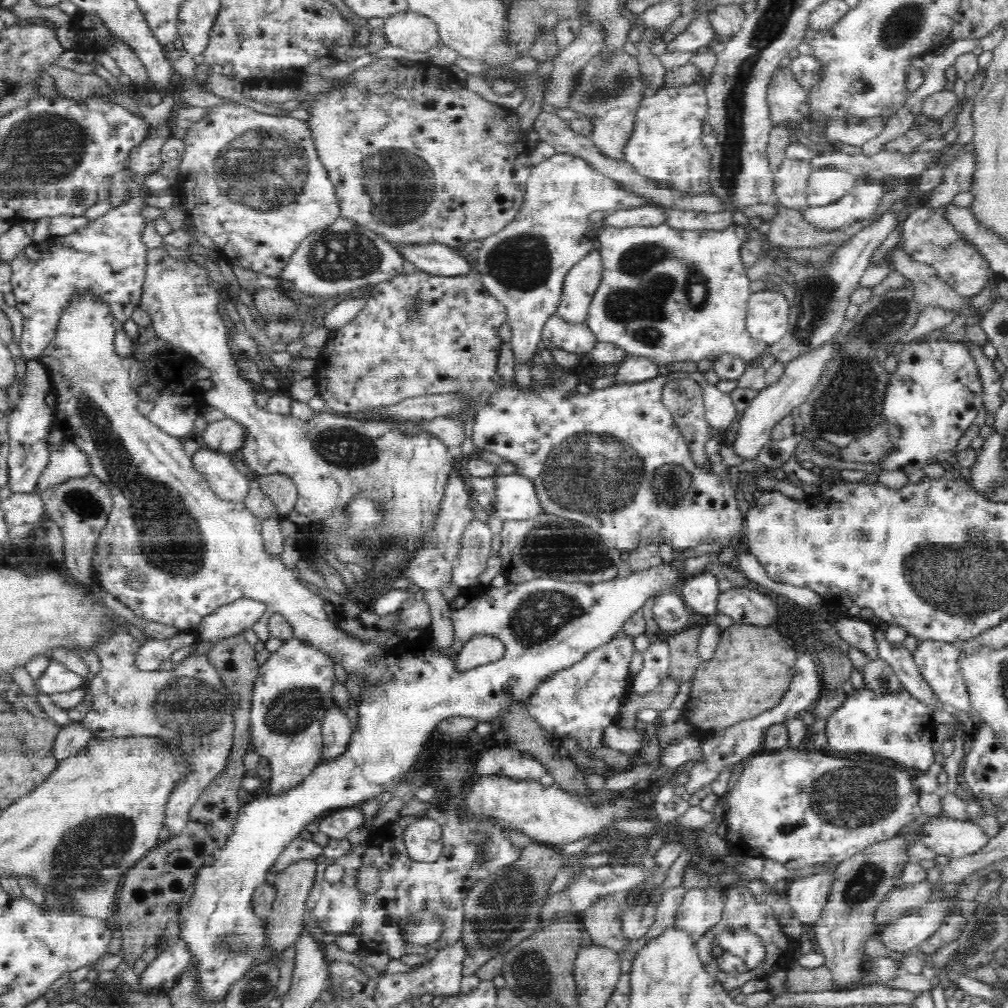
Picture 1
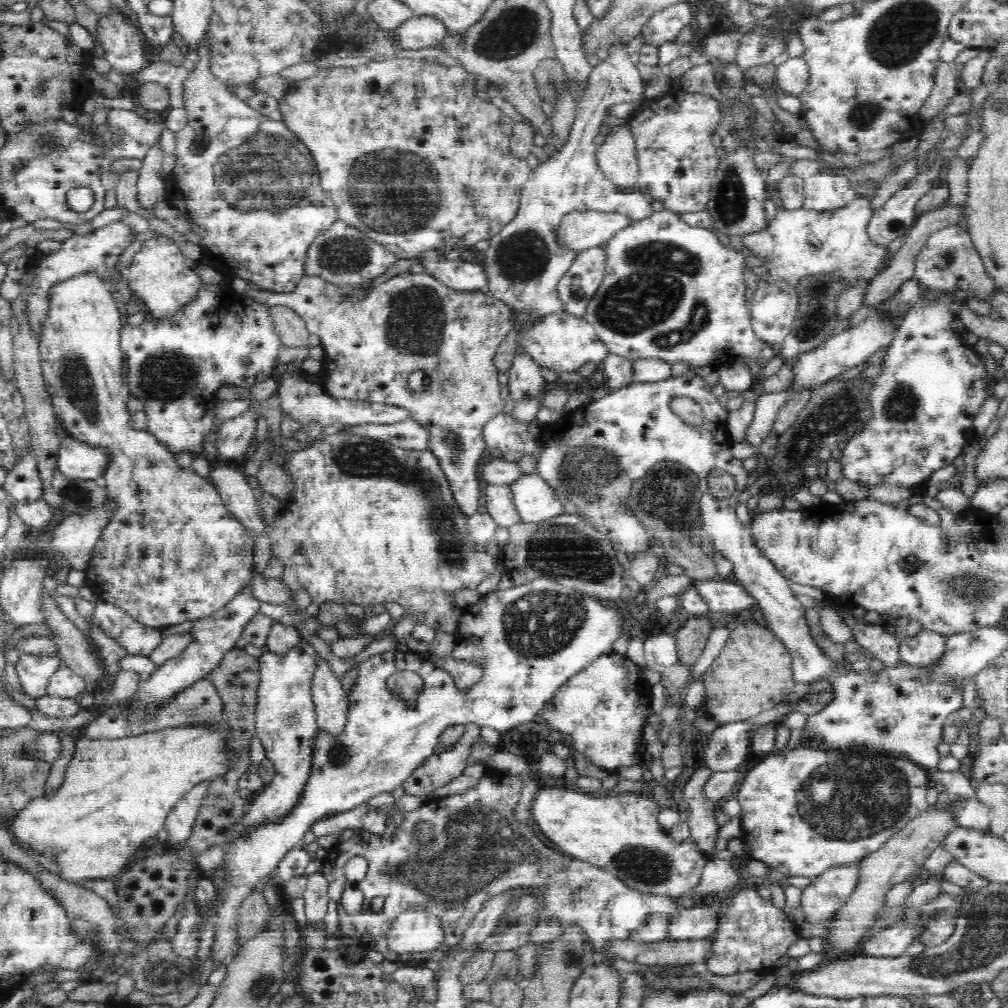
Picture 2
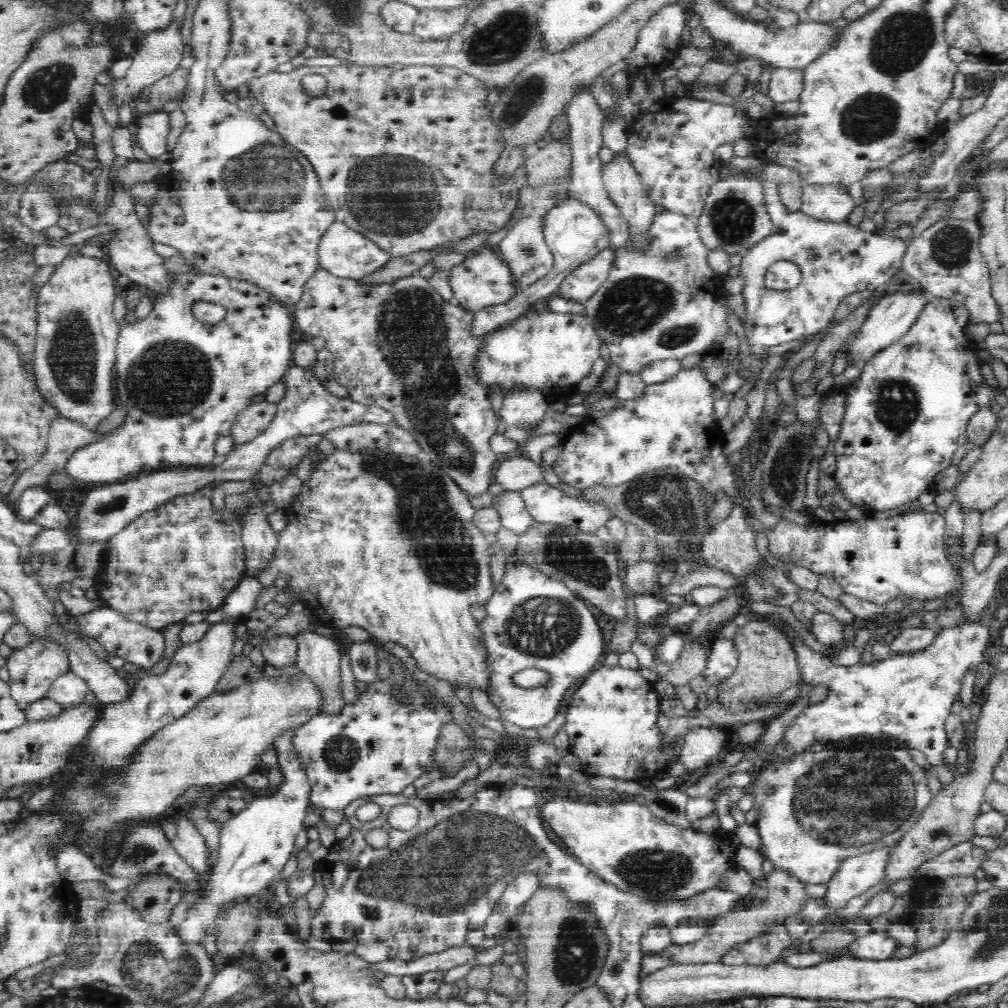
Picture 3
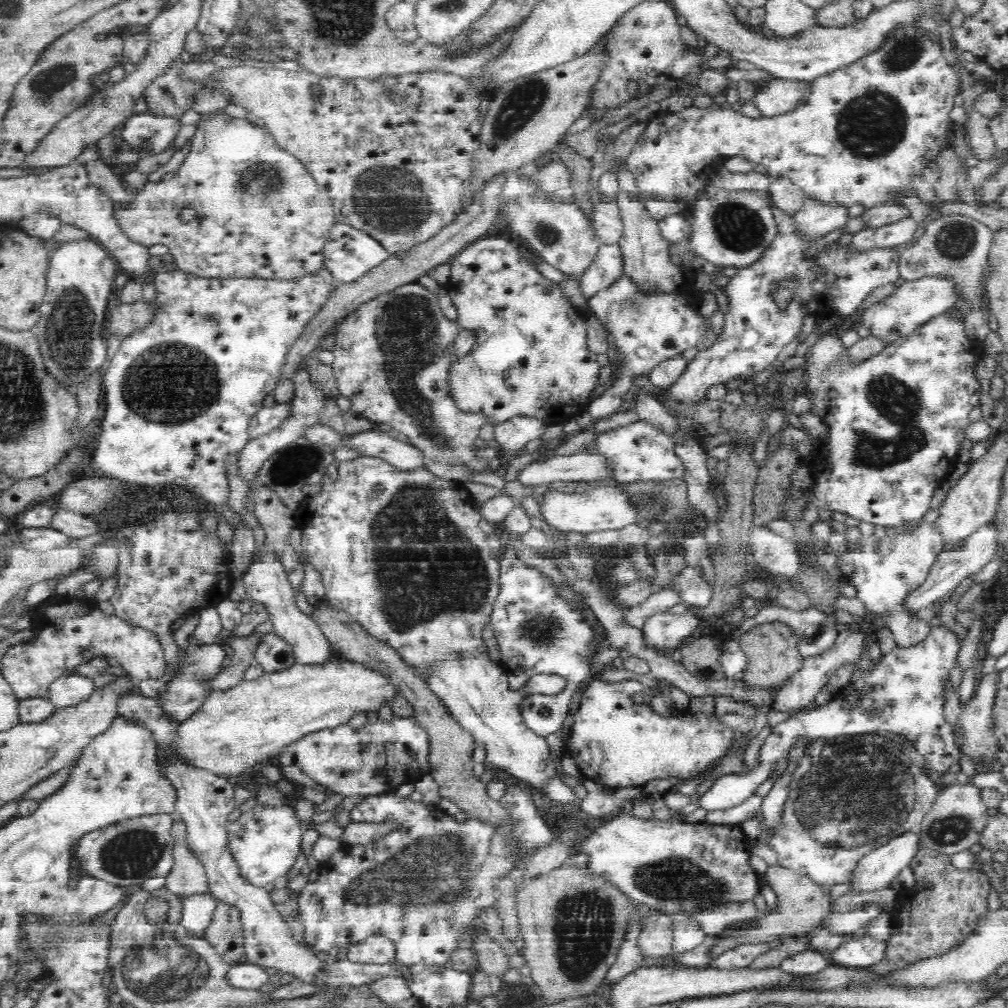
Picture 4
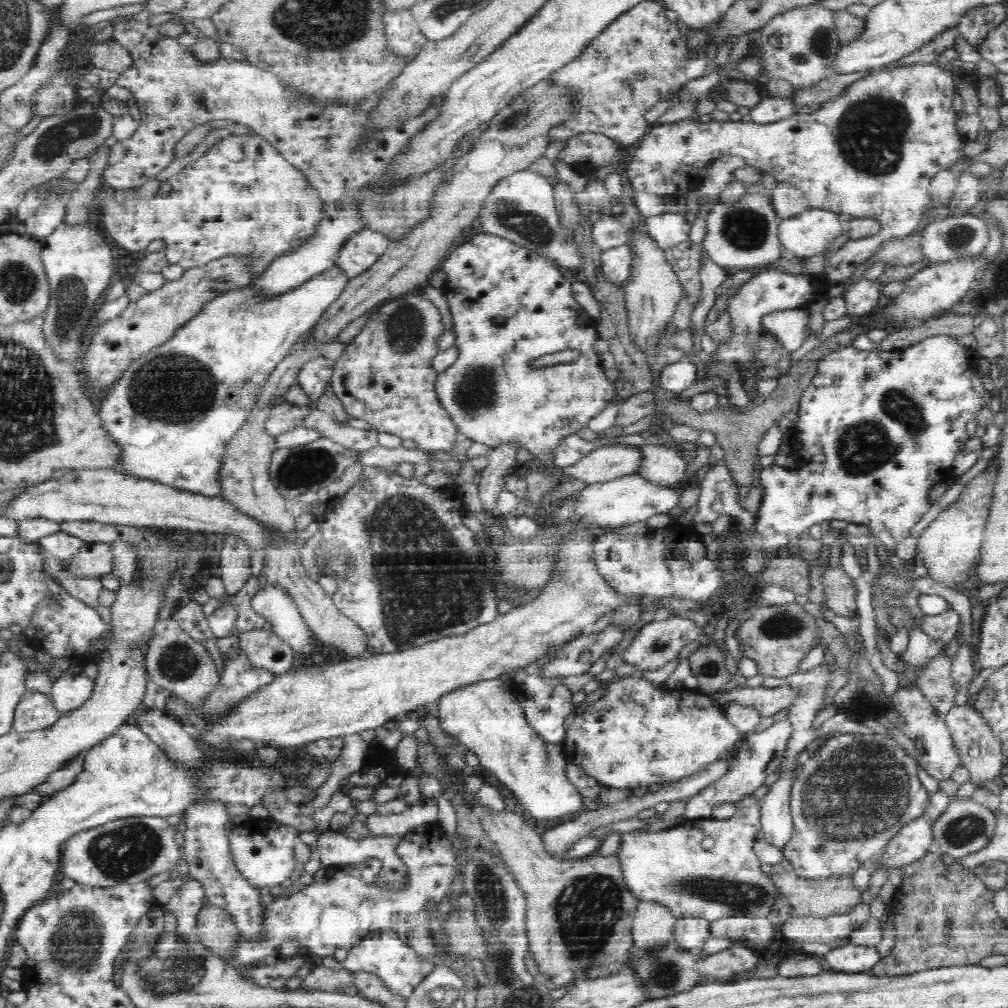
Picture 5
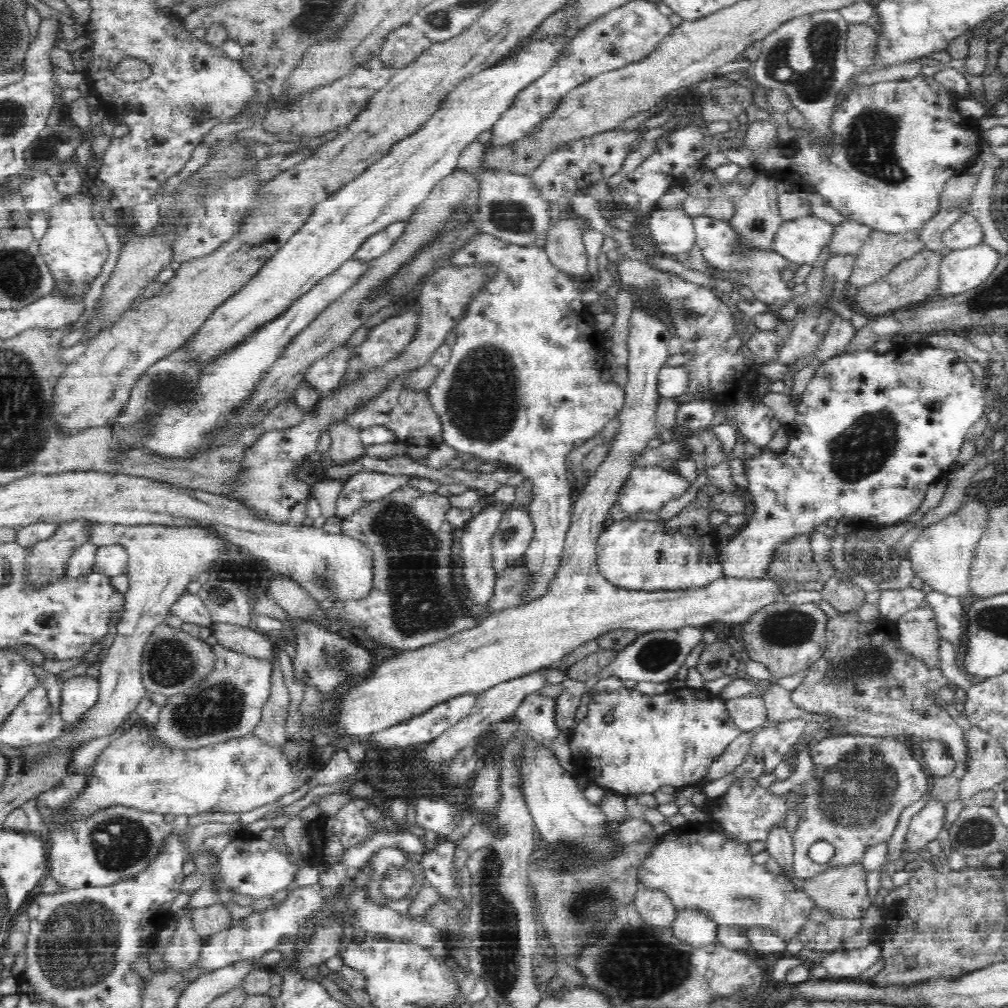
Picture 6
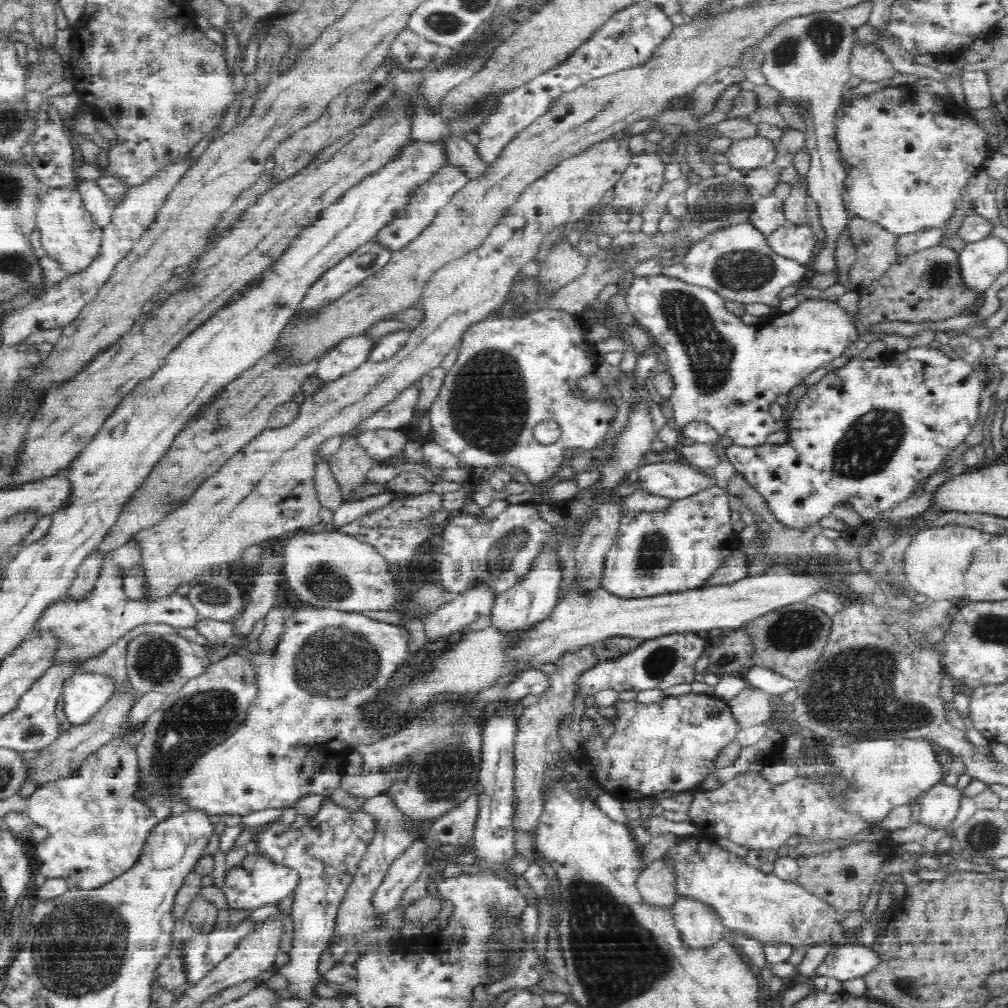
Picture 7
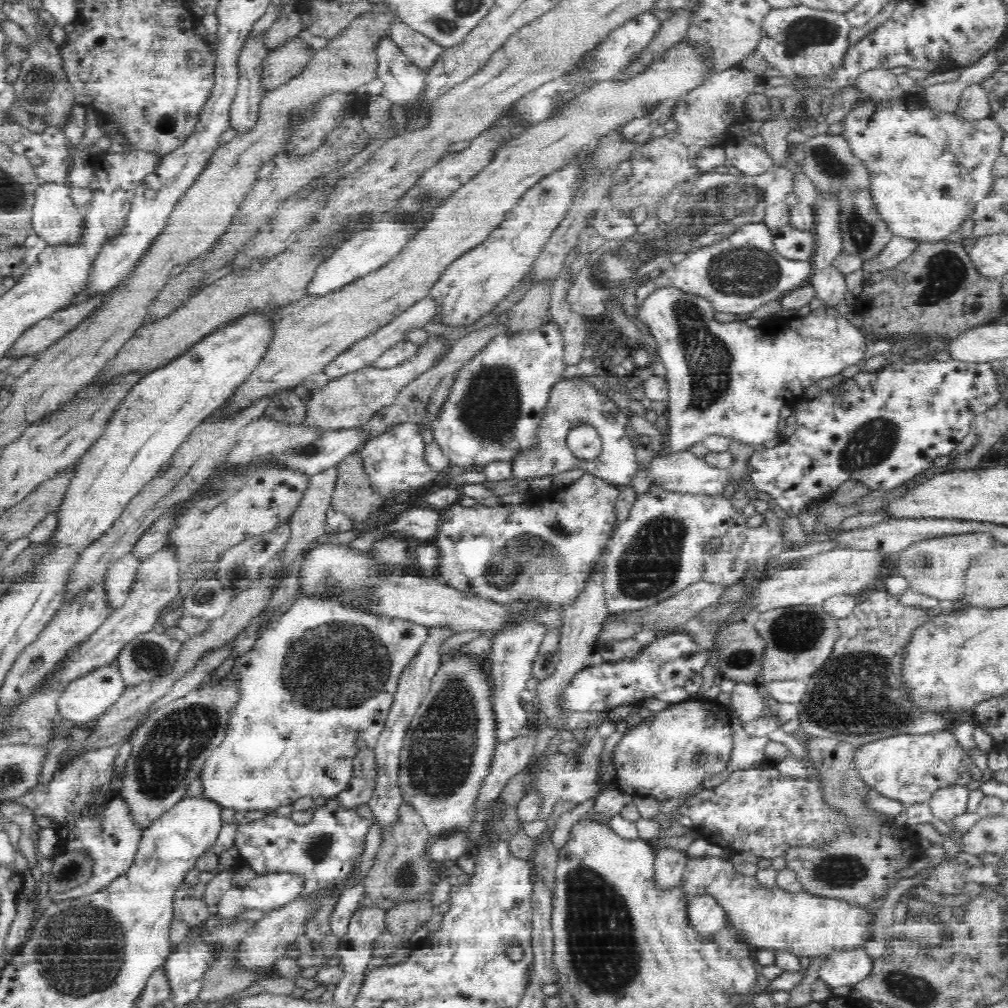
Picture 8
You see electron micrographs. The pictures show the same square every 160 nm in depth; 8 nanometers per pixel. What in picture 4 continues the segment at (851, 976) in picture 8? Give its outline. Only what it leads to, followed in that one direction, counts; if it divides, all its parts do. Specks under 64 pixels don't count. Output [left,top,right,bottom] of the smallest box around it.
[832,933,886,969]

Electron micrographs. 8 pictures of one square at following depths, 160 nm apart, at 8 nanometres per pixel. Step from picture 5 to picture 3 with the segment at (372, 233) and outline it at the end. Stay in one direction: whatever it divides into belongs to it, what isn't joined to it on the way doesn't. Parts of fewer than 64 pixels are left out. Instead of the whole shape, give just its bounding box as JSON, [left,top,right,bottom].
[318,220,392,280]

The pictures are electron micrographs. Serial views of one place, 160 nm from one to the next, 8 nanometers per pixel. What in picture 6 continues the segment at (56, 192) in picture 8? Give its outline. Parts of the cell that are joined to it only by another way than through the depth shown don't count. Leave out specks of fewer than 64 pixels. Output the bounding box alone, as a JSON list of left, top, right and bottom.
[39,191,109,294]

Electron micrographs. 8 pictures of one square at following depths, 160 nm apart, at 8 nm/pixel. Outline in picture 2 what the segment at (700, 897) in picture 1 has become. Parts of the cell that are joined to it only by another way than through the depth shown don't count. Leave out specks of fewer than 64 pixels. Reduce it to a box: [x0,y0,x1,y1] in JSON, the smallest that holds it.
[668,904,716,939]

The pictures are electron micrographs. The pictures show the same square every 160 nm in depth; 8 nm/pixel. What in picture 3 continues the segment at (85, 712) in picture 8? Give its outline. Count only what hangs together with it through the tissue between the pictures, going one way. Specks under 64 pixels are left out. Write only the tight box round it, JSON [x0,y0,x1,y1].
[47,671,90,708]

